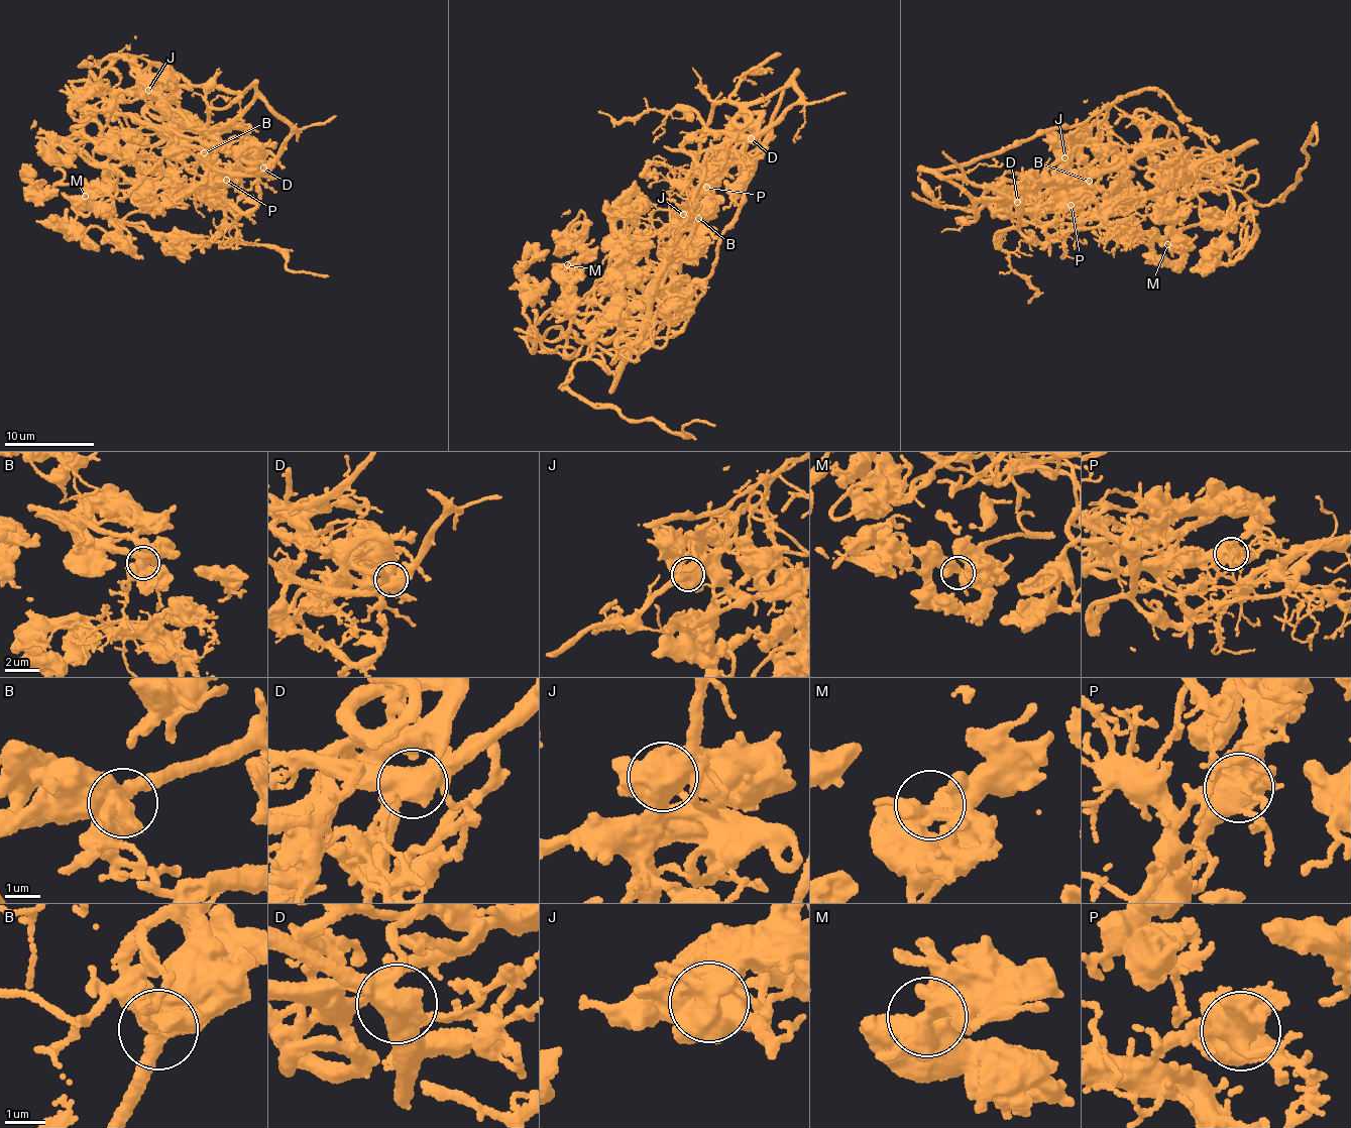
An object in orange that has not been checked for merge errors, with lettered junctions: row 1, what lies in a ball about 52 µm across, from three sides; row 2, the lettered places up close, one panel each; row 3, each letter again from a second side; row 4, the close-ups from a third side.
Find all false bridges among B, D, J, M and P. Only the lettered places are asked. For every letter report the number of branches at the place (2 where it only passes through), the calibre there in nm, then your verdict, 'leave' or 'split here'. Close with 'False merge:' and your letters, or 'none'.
B: 4 branches meet; 600 nm thick; leave
D: 5 branches meet; 550 nm thick; split here
J: 2 branches meet; 950 nm thick; split here
M: 2 branches meet; 600 nm thick; leave
P: 9 branches meet; 650 nm thick; split here
False merge: D, J, P

